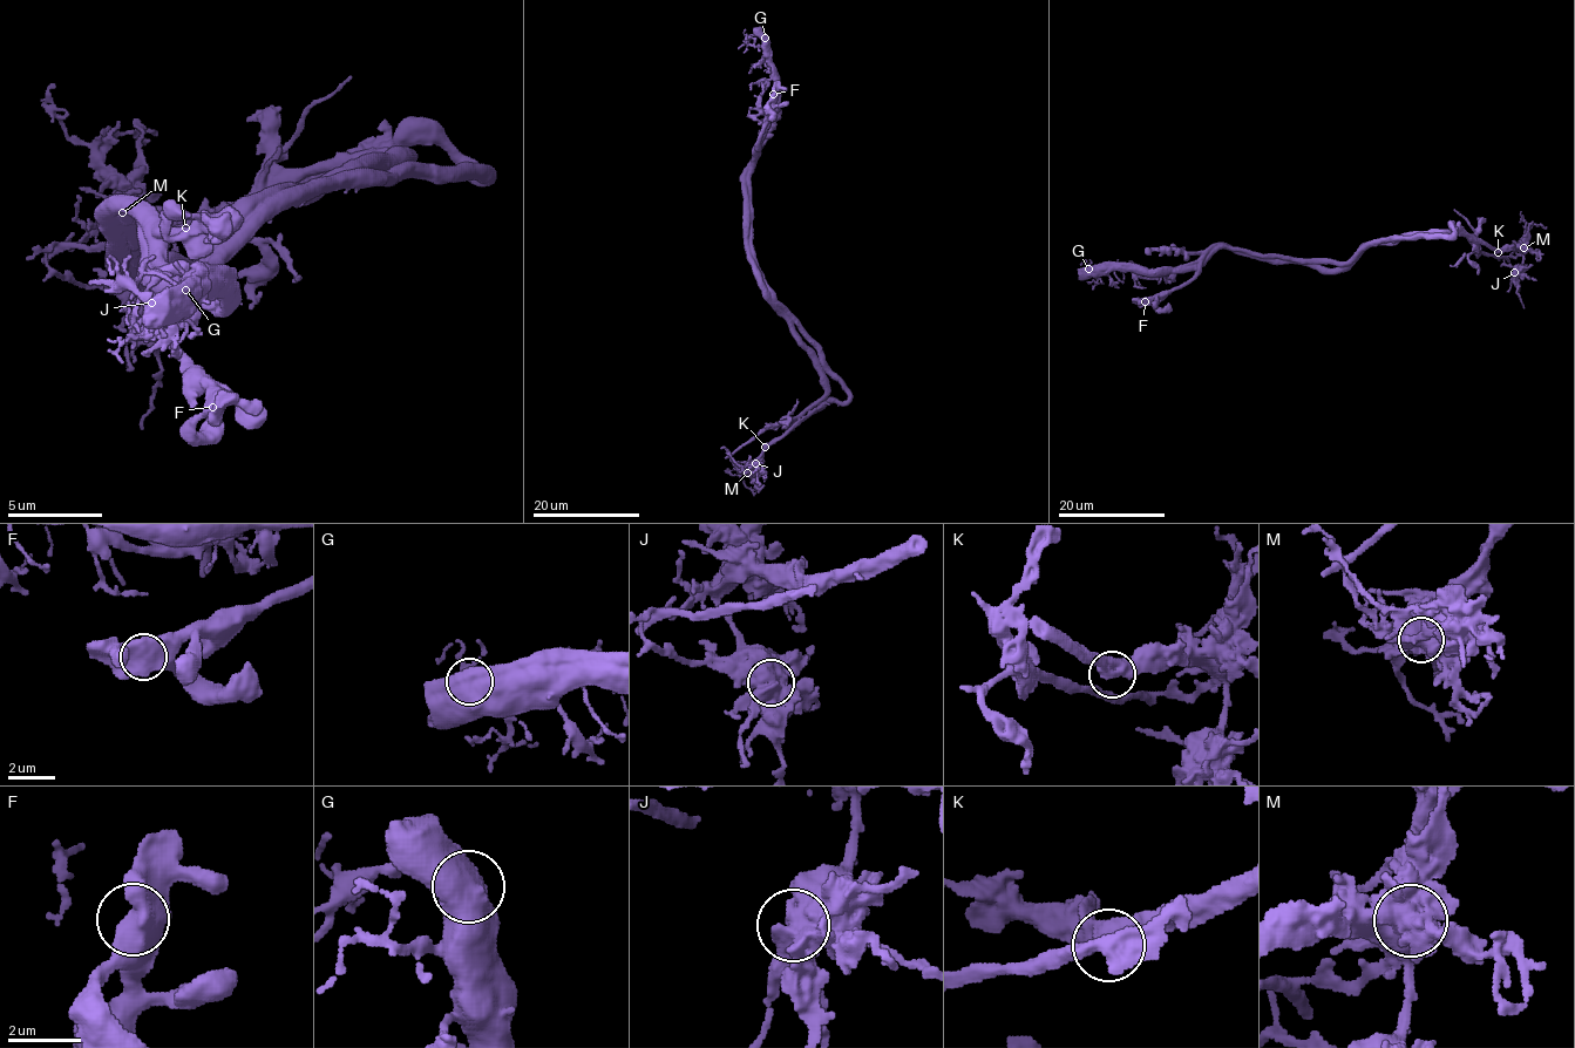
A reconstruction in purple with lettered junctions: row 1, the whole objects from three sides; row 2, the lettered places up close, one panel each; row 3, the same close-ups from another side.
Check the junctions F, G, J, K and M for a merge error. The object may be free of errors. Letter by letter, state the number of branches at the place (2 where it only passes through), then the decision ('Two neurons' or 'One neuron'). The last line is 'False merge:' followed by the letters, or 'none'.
F: Branches: 2. One neuron
G: Branches: 1. Two neurons
J: Branches: 1. One neuron
K: Branches: 2. One neuron
M: Branches: 1. One neuron
False merge: G

